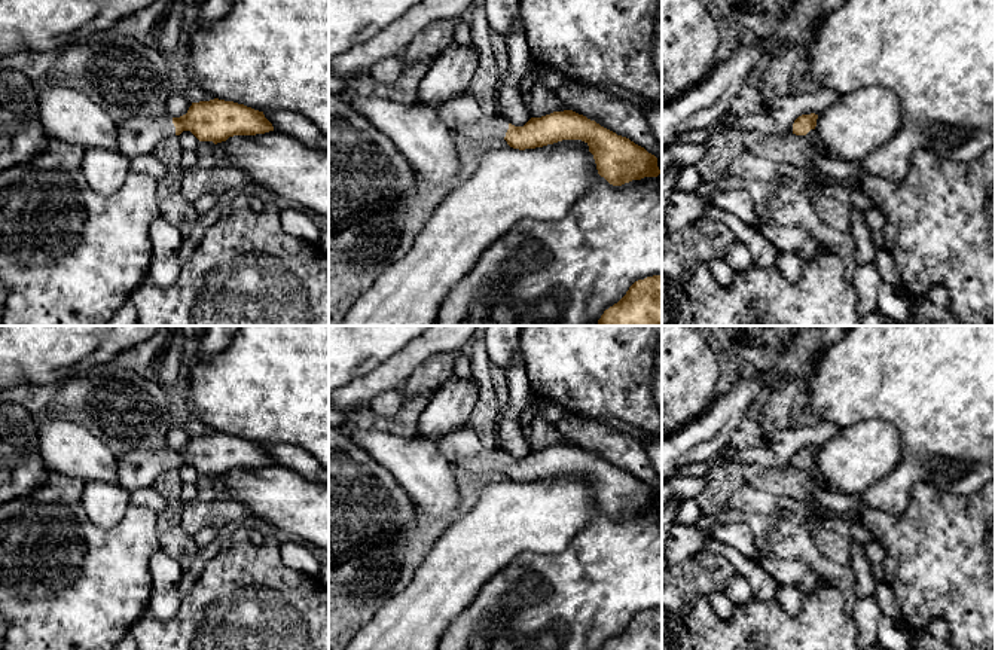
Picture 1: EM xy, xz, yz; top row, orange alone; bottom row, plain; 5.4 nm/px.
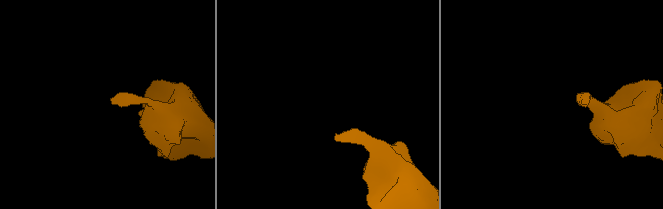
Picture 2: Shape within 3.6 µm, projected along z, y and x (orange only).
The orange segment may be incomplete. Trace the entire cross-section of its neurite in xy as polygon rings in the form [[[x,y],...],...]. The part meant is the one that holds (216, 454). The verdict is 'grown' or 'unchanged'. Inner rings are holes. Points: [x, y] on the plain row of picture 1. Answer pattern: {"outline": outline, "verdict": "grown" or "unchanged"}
{"outline": [[[219,431],[192,436],[187,446],[180,451],[173,451],[168,446],[161,451],[134,449],[116,455],[116,460],[117,482],[128,492],[150,486],[161,473],[180,469],[183,464],[190,464],[199,474],[213,474],[214,477],[234,469],[274,464],[263,445]]], "verdict": "grown"}

